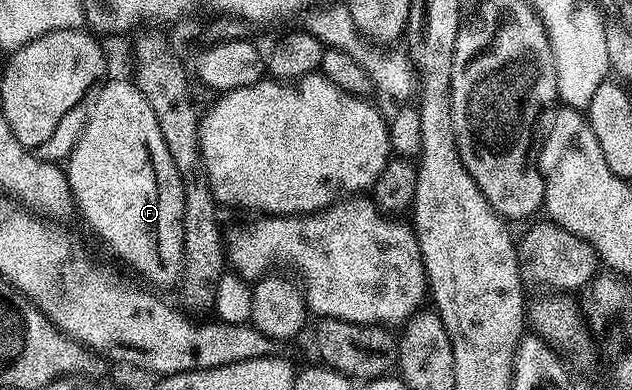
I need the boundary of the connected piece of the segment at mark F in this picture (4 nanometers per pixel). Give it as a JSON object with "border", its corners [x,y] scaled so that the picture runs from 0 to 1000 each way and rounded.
{"border":[[[177,200],[165,213],[161,228],[153,238],[134,331],[103,410],[103,436],[112,477],[112,500],[119,508],[123,549],[127,554],[131,549],[133,567],[150,590],[152,608],[191,672],[203,674],[228,715],[228,721],[225,718],[228,728],[241,726],[241,731],[233,728],[241,738],[271,736],[275,726],[278,733],[290,703],[290,467],[280,444],[280,423],[274,423],[274,403],[267,403],[267,372],[261,372],[261,351],[255,351],[255,321],[248,321],[248,300],[242,300],[242,279],[236,279],[236,259],[229,259],[229,249],[223,249],[223,238],[215,228],[212,210],[201,205],[199,213],[195,203],[180,203]]]}

